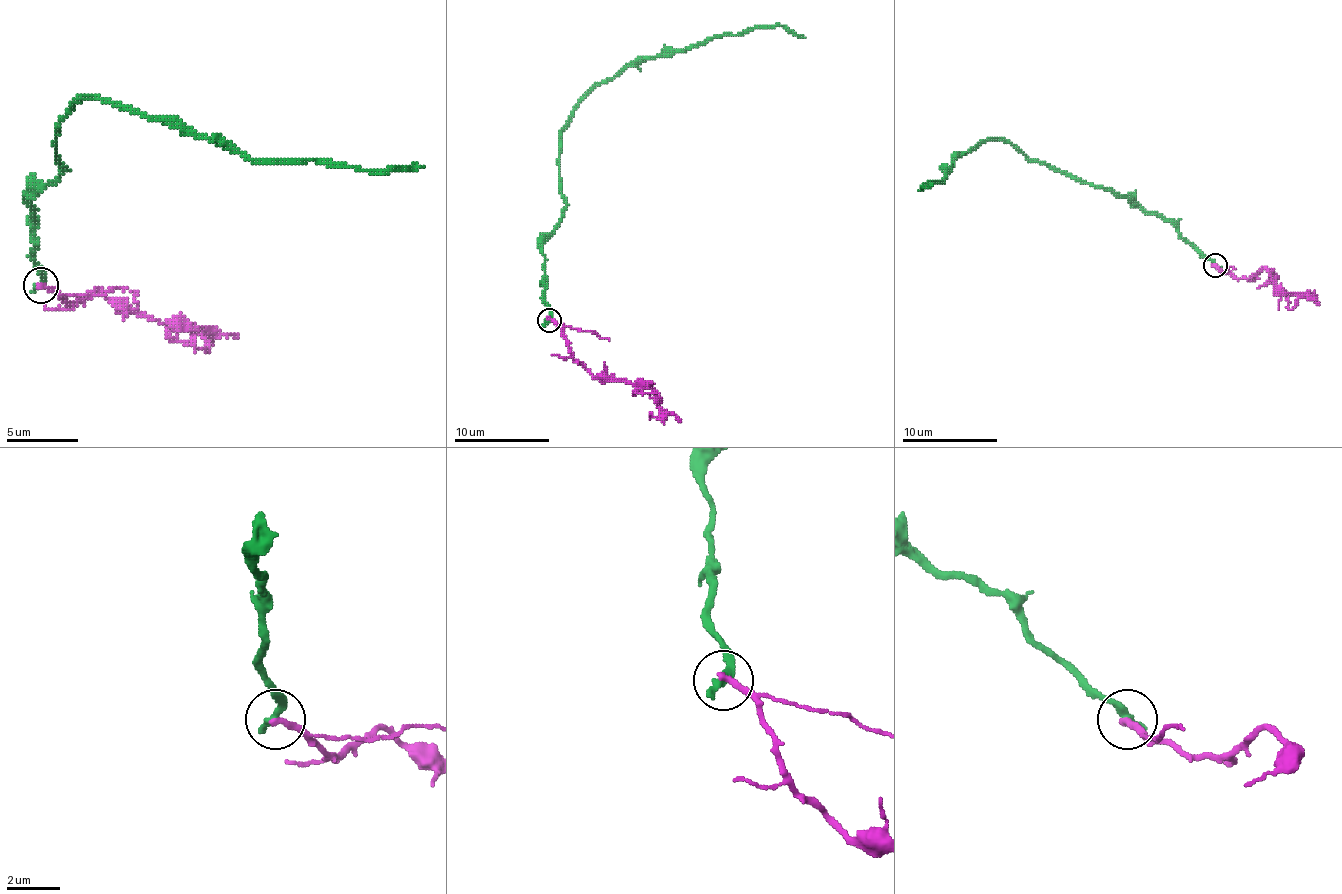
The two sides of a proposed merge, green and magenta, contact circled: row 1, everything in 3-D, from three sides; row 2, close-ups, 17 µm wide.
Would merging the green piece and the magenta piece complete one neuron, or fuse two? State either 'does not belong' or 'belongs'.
does not belong

